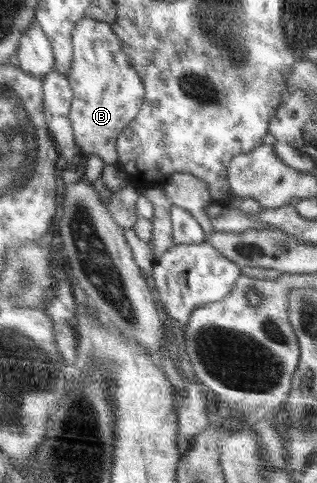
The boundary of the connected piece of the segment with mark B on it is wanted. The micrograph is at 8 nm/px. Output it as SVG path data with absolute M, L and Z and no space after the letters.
M82 18L74 26L71 36L72 65L66 77L73 95L68 117L74 141L83 154L95 154L105 165L115 165L118 162L117 137L136 117L144 101L141 77L122 50L121 39L115 35L110 23Z

